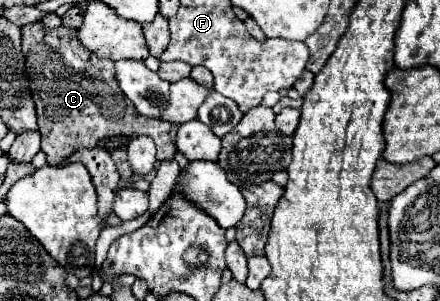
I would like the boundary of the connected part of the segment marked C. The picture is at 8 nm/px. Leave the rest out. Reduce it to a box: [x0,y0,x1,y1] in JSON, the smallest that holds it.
[21,23,175,165]

